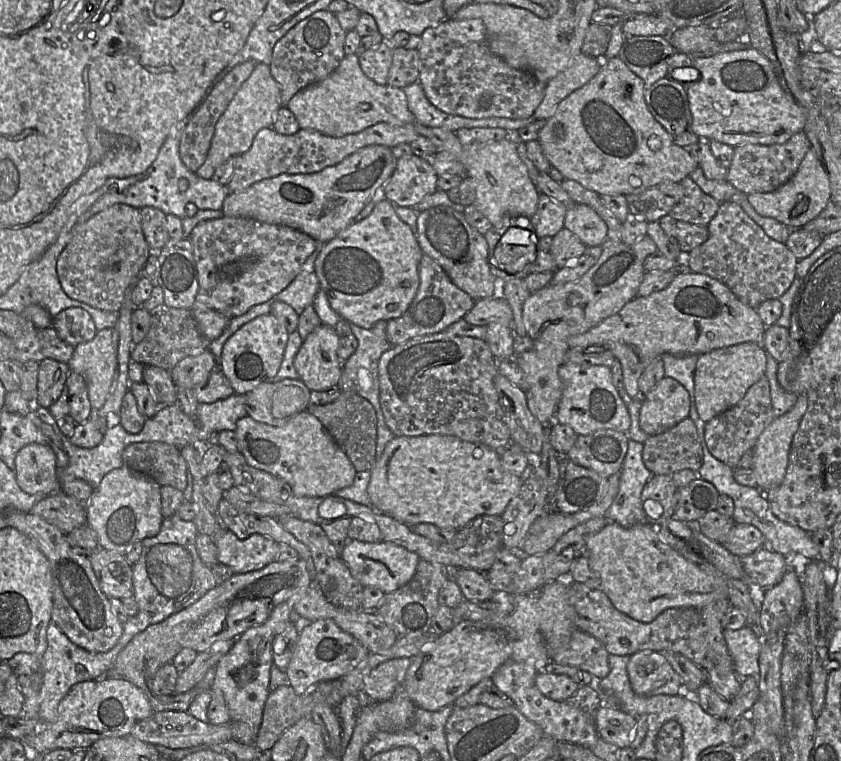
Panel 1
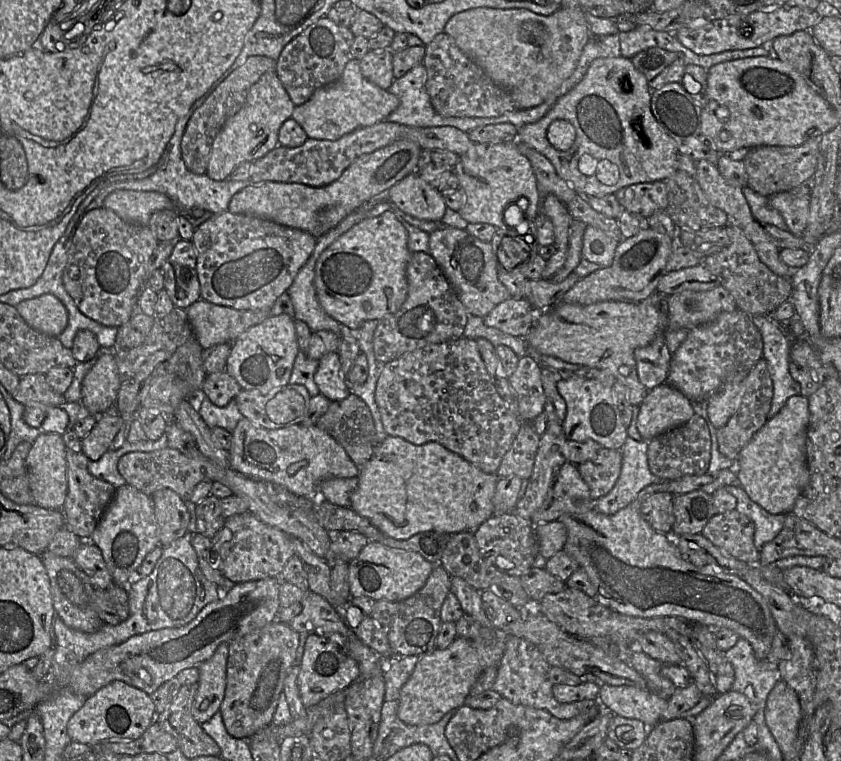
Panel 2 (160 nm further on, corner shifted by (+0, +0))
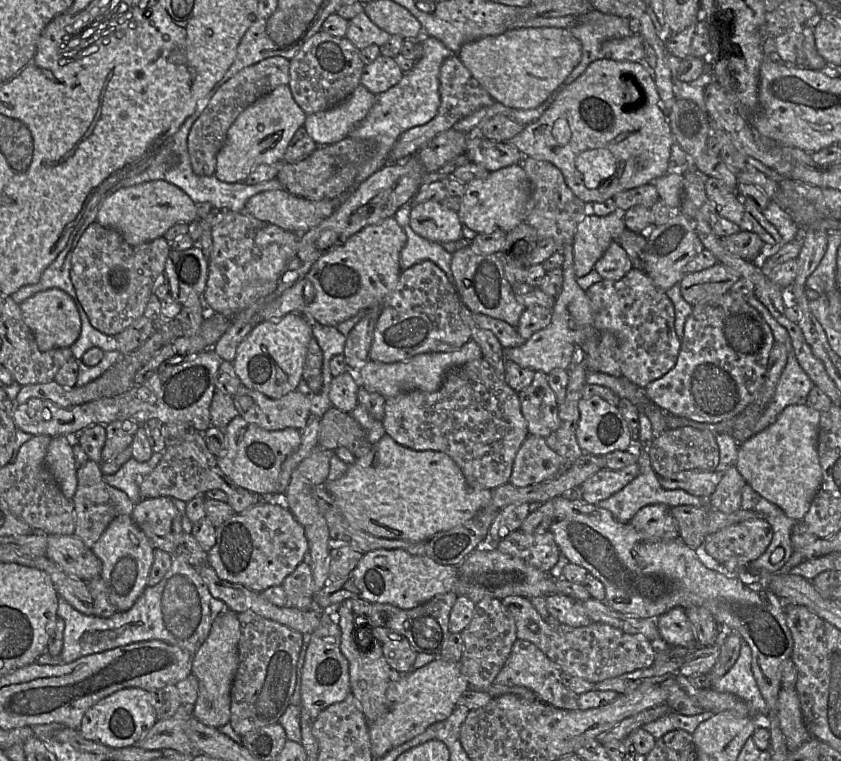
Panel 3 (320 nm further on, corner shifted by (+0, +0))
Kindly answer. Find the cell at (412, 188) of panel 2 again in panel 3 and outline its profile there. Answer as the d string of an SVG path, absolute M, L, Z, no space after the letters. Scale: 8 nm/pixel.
M436 201L409 203L408 223L416 234L435 243L454 242L463 238L462 223L457 212Z

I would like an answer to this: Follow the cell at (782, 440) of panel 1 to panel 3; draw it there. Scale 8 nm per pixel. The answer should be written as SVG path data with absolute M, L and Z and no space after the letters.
M807 405L787 406L774 423L740 444L736 468L747 485L799 522L822 482L817 452L820 412Z

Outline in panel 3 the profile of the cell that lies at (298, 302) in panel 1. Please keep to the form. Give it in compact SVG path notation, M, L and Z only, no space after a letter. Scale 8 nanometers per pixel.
M312 322L313 337L323 352L322 370L325 375L325 386L331 385L333 375L330 371L330 360L333 356L343 354L346 337L336 327Z

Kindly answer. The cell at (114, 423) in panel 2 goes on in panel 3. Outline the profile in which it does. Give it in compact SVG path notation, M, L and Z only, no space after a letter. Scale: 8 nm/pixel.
M133 420L114 421L106 425L106 441L102 449L102 462L115 458L127 447L131 447L134 434L142 424Z

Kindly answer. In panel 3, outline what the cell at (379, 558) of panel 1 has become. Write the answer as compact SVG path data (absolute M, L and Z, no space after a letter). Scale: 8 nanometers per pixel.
M378 549L363 554L345 581L328 583L314 593L313 601L321 609L348 599L362 599L409 610L447 592L464 595L464 584L459 578L457 566L441 565L426 555L412 555L402 549Z

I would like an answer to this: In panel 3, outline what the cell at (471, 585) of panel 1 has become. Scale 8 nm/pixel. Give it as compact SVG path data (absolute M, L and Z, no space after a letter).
M508 596L501 599L501 603L507 614L514 620L517 639L529 641L537 646L560 668L562 673L580 677L593 684L597 684L609 678L648 668L655 661L657 653L655 644L652 644L642 635L628 634L610 625L594 622L583 627L574 628L561 625L558 628L554 628L541 618L528 598Z

